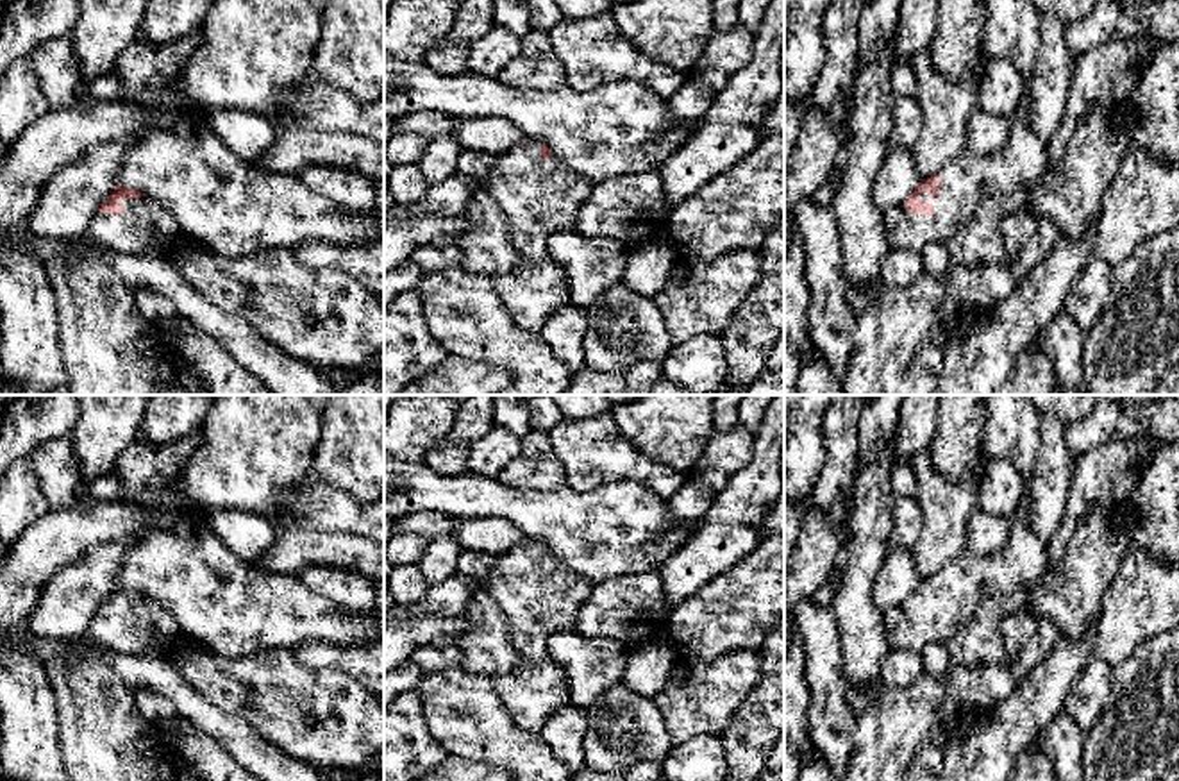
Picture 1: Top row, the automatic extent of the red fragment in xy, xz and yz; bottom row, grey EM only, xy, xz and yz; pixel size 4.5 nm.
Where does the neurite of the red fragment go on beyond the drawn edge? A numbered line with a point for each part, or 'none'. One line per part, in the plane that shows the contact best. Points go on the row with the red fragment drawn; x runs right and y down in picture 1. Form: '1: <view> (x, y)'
1: yz (1022, 163)

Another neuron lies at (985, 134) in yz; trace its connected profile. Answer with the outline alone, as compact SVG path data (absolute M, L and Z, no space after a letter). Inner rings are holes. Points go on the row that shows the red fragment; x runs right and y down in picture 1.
M979 105L970 113L966 123L966 150L975 155L991 155L1004 148L1009 136L1009 120L995 118Z

